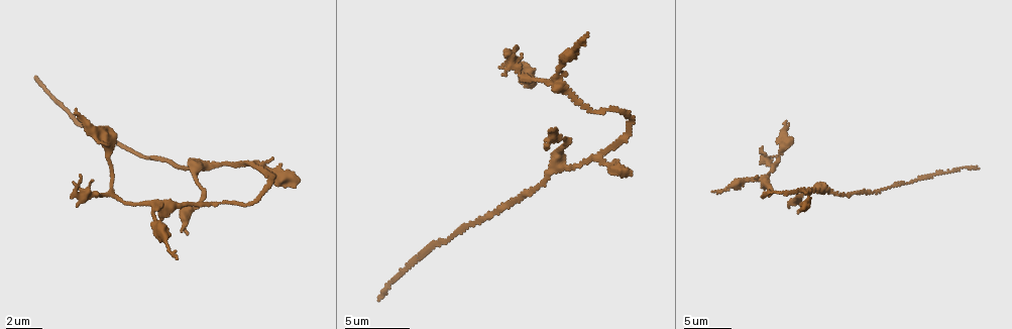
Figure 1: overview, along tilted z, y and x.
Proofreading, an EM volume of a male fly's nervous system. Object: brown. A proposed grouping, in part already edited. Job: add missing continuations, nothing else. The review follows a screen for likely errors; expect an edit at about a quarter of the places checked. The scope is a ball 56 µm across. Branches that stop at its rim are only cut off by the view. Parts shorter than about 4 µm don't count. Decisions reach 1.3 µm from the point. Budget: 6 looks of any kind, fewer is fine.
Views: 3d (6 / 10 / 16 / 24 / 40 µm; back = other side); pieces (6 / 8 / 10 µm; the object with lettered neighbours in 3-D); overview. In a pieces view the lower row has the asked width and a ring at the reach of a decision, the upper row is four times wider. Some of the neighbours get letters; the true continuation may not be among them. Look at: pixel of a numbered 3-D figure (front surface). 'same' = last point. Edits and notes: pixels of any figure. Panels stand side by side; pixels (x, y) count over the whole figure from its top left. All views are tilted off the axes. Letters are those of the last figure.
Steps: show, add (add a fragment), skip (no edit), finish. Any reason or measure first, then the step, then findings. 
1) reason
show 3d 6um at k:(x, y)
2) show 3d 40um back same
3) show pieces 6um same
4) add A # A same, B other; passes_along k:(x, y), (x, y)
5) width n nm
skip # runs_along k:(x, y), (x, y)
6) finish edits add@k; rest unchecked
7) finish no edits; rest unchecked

branch stops here
show pieces 6um at 1:(629, 171)

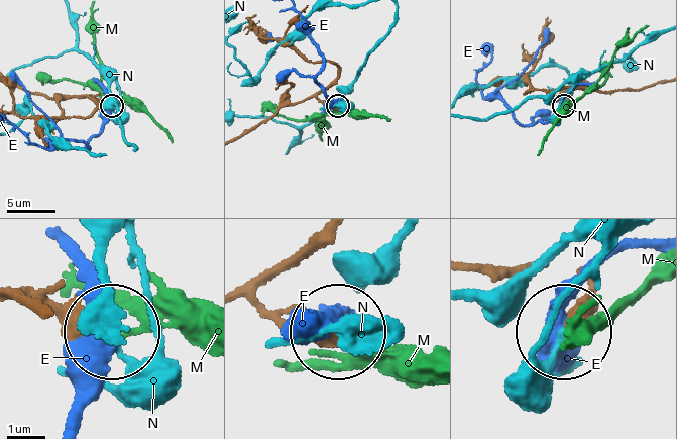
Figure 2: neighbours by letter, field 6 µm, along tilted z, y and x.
skip # E other, M other, N other; runs_along 2:(254, 303), (333, 333); none of them fits

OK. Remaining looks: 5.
tapers out
show pieces 8um at 1:(797, 210)

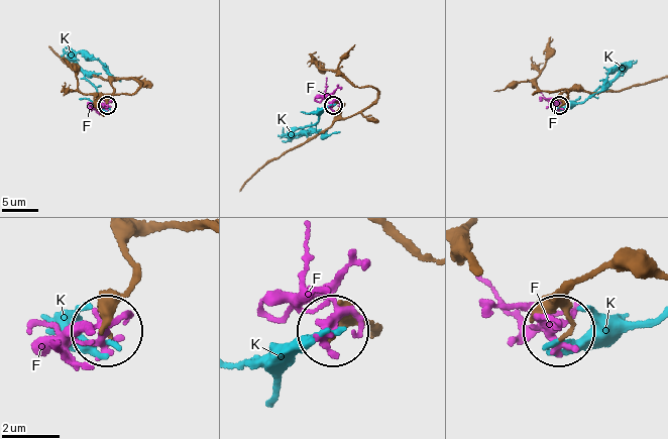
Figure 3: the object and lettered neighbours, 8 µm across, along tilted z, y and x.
skip # F other, K other; no lettered fragment goes on from it

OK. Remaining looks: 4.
branch stops here
show pieces 6um at 1:(786, 125)

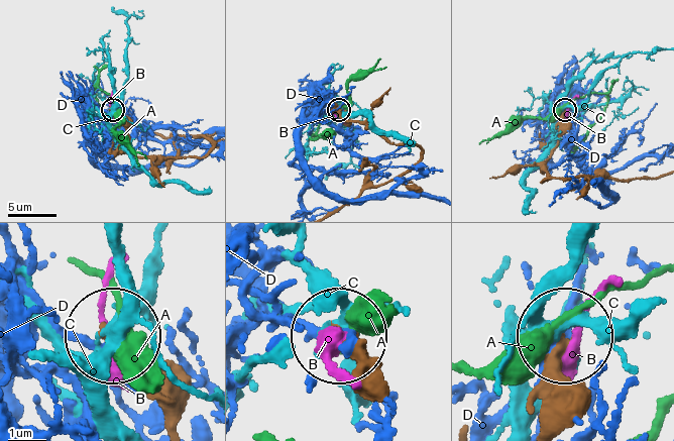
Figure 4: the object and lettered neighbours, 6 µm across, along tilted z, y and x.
skip # A other, B other, C other, D other; no lettered fragment goes on from it

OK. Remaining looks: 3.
finish no edits; rest unchecked

